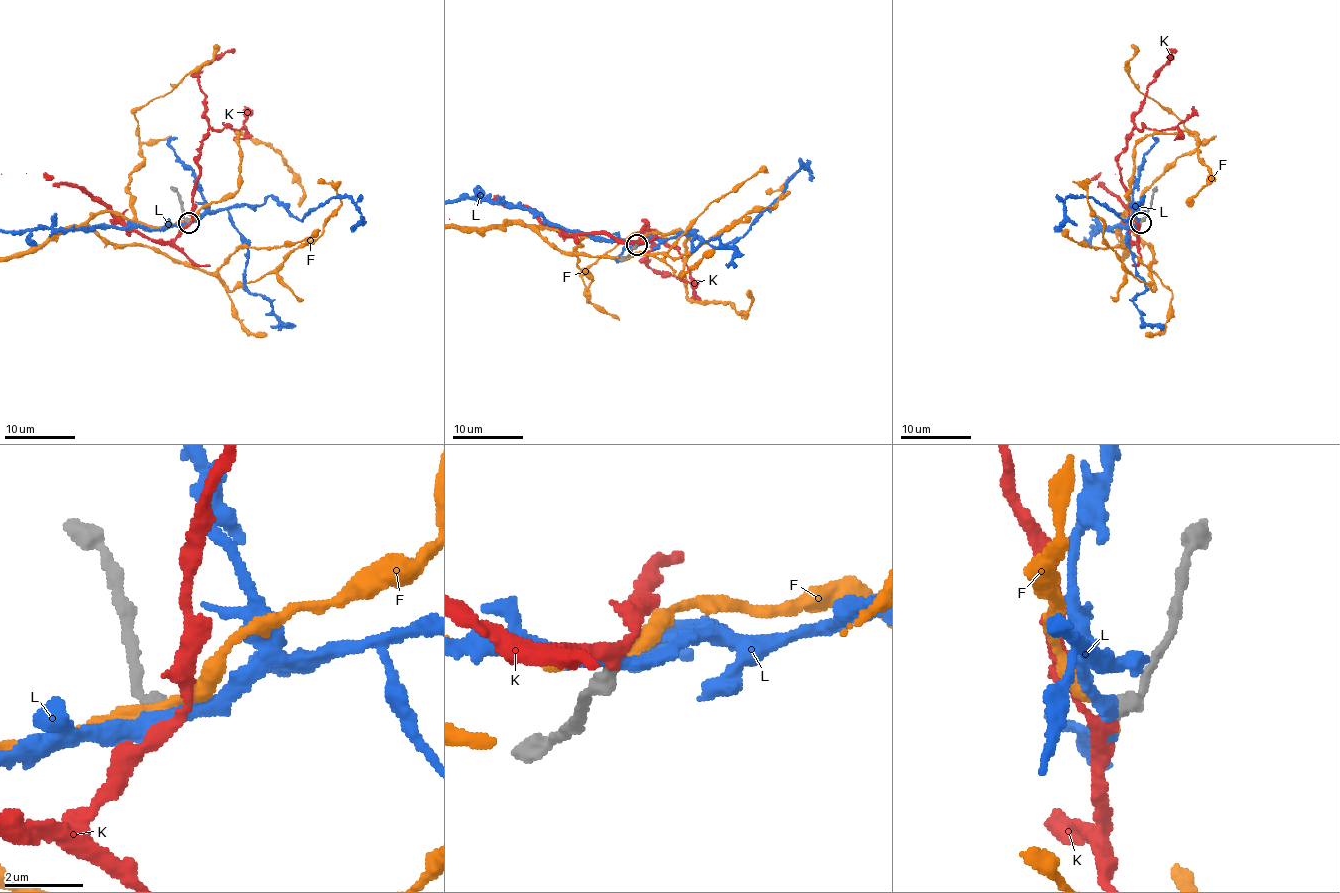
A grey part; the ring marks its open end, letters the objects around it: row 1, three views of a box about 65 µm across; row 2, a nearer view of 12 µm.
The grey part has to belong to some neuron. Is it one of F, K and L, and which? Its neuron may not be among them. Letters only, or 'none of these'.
K

